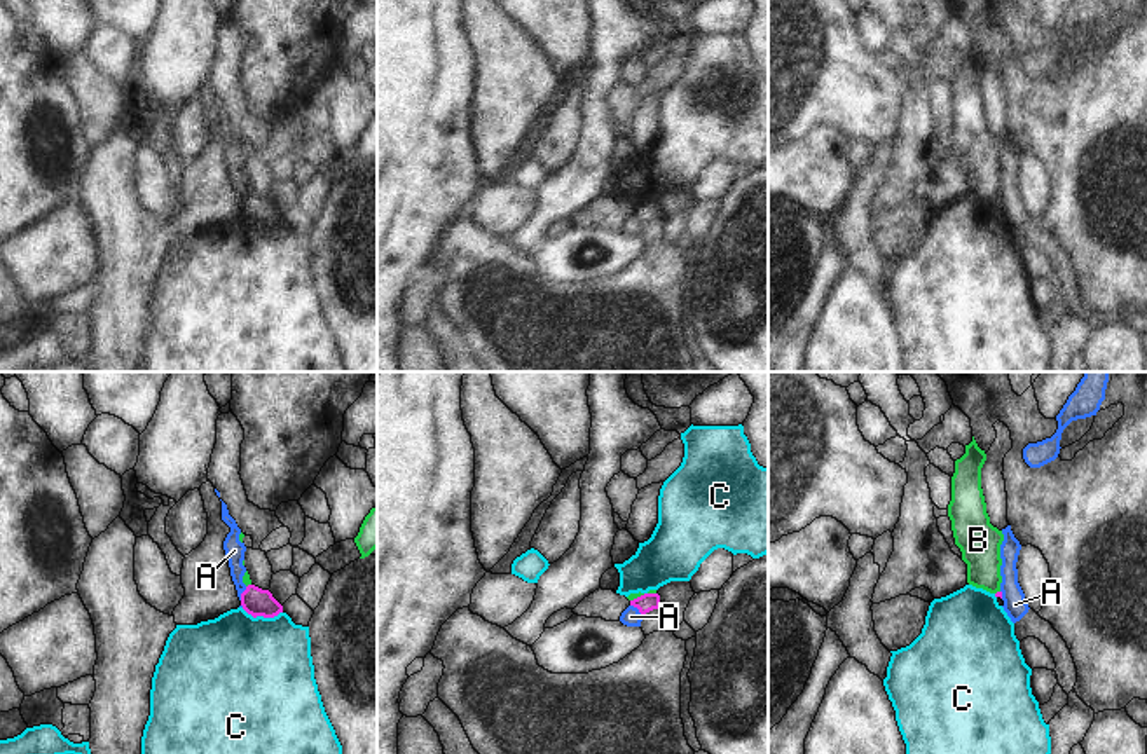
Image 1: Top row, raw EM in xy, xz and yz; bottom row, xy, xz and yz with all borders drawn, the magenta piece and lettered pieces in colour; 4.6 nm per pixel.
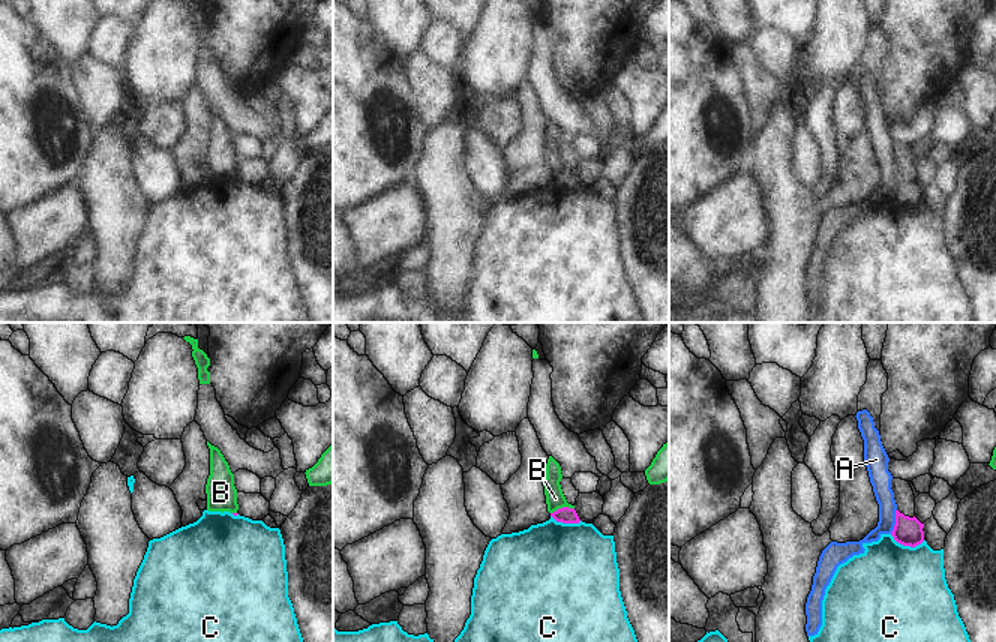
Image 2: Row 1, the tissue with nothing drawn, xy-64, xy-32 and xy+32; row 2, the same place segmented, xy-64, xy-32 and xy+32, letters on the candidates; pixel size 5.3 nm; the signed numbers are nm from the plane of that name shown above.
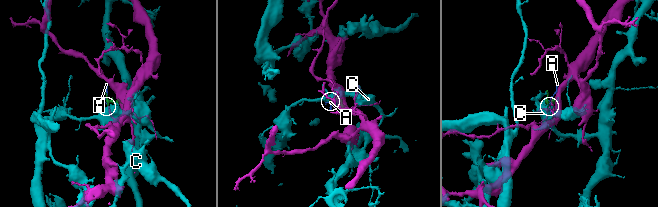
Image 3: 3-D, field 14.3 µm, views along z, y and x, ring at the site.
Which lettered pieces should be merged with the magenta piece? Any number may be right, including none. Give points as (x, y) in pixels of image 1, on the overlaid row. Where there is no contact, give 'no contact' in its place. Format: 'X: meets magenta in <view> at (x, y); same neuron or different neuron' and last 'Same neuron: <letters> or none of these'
A: meets magenta in xy at (241, 594); different neuron
B: meets magenta in xz at (638, 597); different neuron
C: meets magenta in xy at (262, 615); different neuron
Same neuron: none of these

